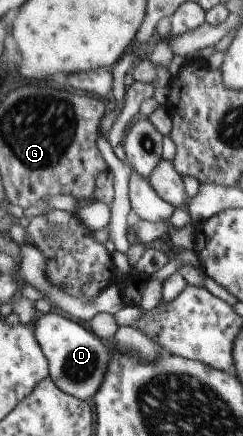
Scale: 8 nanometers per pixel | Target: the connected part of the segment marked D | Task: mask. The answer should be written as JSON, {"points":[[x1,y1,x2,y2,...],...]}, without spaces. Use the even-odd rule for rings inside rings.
{"points":[[40,313,34,321,34,337,48,361,48,377,54,385,64,391,84,401,96,395,100,389,104,375,108,371,110,363,110,348,107,342,100,339,96,334,76,321,70,321,58,313]]}

